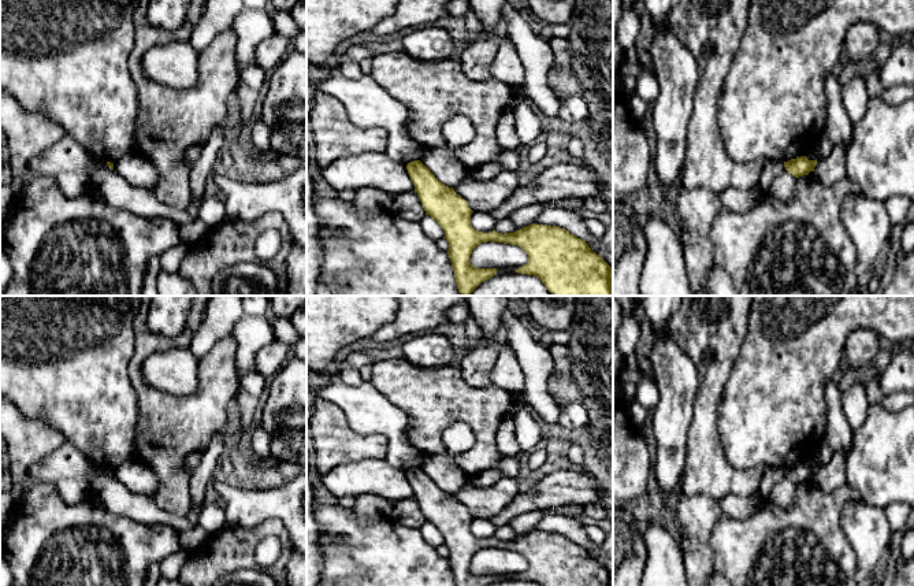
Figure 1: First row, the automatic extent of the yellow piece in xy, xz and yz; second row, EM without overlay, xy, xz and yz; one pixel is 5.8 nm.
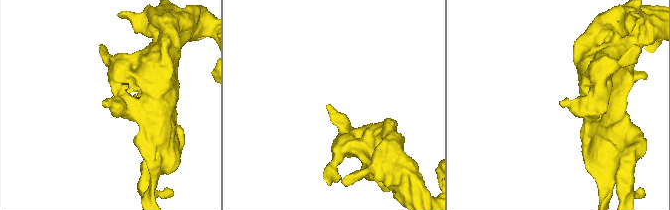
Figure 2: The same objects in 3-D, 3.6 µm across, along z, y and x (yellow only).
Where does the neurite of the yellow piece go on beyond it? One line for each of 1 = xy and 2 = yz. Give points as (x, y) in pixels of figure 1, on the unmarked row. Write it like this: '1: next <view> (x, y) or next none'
1: next none
2: next none

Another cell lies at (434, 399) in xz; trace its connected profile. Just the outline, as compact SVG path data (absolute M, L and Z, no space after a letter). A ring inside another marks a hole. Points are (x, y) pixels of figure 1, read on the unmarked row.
M404 357L375 361L372 371L372 385L408 415L406 437L417 450L426 456L445 453L442 433L453 423L464 422L473 430L475 442L469 449L456 455L454 463L468 476L498 468L502 455L497 448L497 433L513 403L513 393L498 386L471 387L457 368L420 368Z

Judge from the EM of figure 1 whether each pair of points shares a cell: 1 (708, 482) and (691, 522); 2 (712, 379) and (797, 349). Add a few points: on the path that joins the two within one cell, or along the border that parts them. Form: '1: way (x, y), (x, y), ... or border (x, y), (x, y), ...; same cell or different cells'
1: border (682, 493), (690, 496), (706, 494), (719, 501); different cells
2: border (742, 344), (717, 404); different cells

